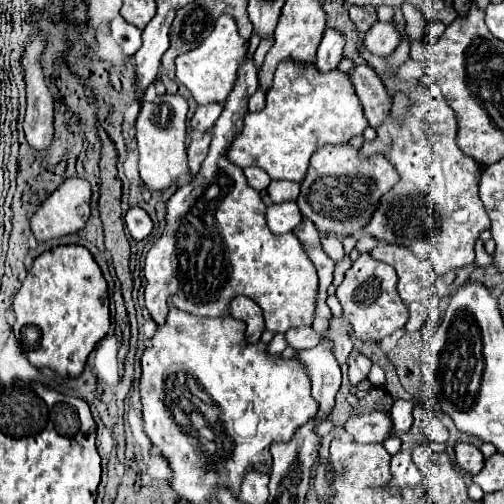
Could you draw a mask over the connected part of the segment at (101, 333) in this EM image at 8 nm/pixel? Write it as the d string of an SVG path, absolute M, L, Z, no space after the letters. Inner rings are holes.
M82 245L54 247L50 251L44 251L40 257L36 257L32 269L28 271L26 279L22 281L20 291L14 297L14 311L16 311L14 335L16 335L16 341L34 367L38 367L38 369L50 367L60 377L78 377L86 365L88 355L96 349L96 345L110 331L108 305L110 305L108 287L106 287L106 281L102 277L102 271L96 265L90 251Z

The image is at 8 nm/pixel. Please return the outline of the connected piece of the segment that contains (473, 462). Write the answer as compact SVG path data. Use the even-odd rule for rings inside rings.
M458 441L454 445L454 461L462 471L466 471L470 475L476 475L476 473L480 473L482 465L484 465L484 455L474 443Z

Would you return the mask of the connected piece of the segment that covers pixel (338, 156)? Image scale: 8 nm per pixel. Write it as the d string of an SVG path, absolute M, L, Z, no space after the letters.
M326 145L312 157L296 203L302 215L310 219L320 233L334 231L338 237L354 235L368 225L378 199L390 191L396 181L398 173L386 157L374 155L360 159L358 151L350 145Z

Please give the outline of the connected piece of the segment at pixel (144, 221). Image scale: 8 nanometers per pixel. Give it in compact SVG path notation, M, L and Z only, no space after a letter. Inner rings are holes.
M130 207L130 209L126 211L124 221L126 221L126 225L128 225L130 235L132 235L136 241L142 241L142 239L148 237L150 231L152 231L152 219L148 217L148 213L146 213L142 207Z

